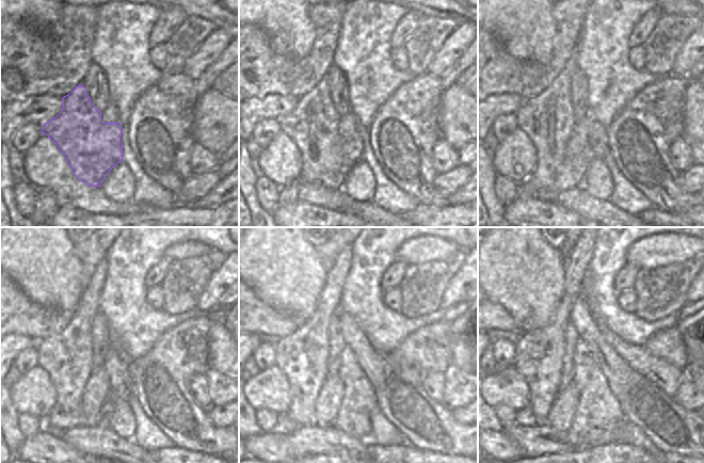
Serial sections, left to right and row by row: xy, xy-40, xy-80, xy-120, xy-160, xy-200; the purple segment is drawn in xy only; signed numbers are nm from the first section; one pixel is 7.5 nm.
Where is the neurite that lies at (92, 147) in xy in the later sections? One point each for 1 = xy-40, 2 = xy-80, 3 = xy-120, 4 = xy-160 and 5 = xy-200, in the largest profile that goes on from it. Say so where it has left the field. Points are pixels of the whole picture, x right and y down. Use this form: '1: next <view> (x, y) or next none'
1: next xy-40 (326, 158)
2: next xy-80 (547, 120)
3: next xy-120 (67, 357)
4: next xy-160 (303, 356)
5: next xy-200 (539, 354)

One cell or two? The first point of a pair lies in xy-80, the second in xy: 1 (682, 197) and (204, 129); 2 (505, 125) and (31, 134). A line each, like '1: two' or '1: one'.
1: two
2: one

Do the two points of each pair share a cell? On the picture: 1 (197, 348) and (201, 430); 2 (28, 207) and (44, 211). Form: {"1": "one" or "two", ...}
{"1": "one", "2": "two"}

